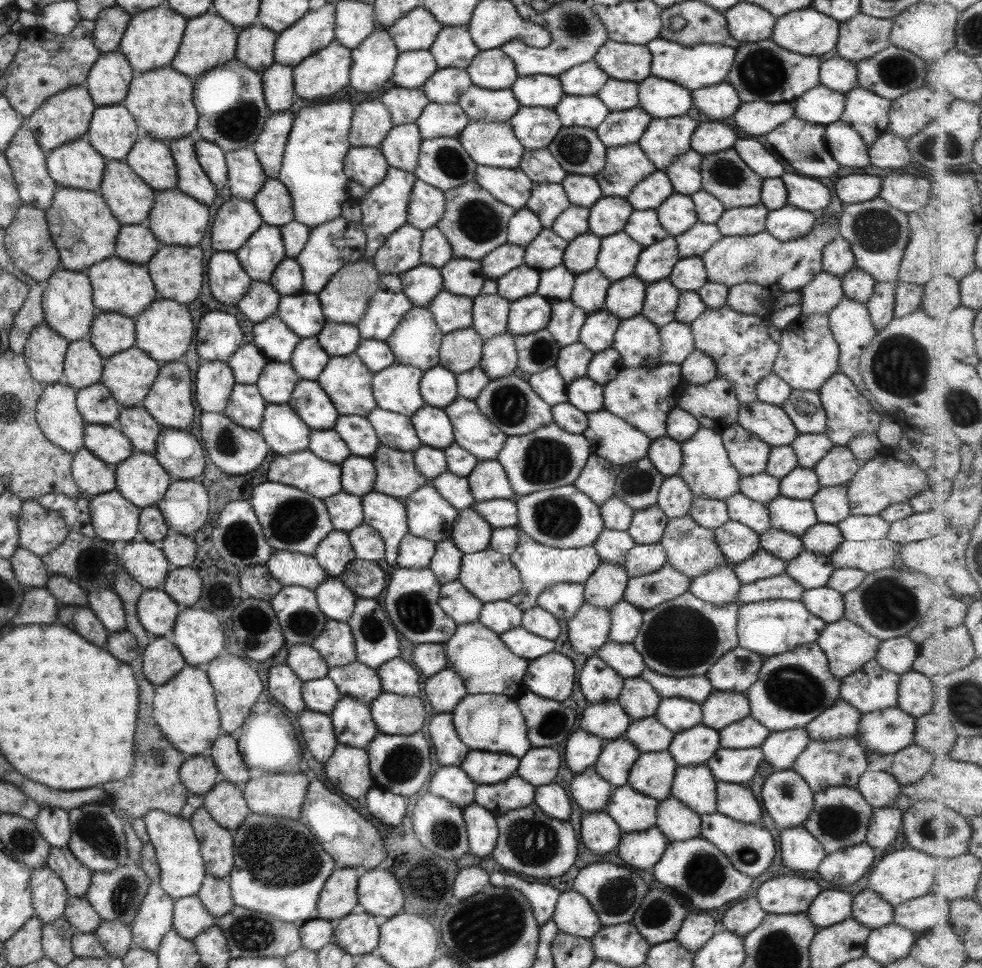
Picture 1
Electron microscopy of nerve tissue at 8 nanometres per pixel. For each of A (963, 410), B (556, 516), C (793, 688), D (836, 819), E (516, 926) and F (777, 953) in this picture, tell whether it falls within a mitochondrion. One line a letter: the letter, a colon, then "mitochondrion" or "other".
A: mitochondrion
B: mitochondrion
C: mitochondrion
D: mitochondrion
E: mitochondrion
F: mitochondrion

